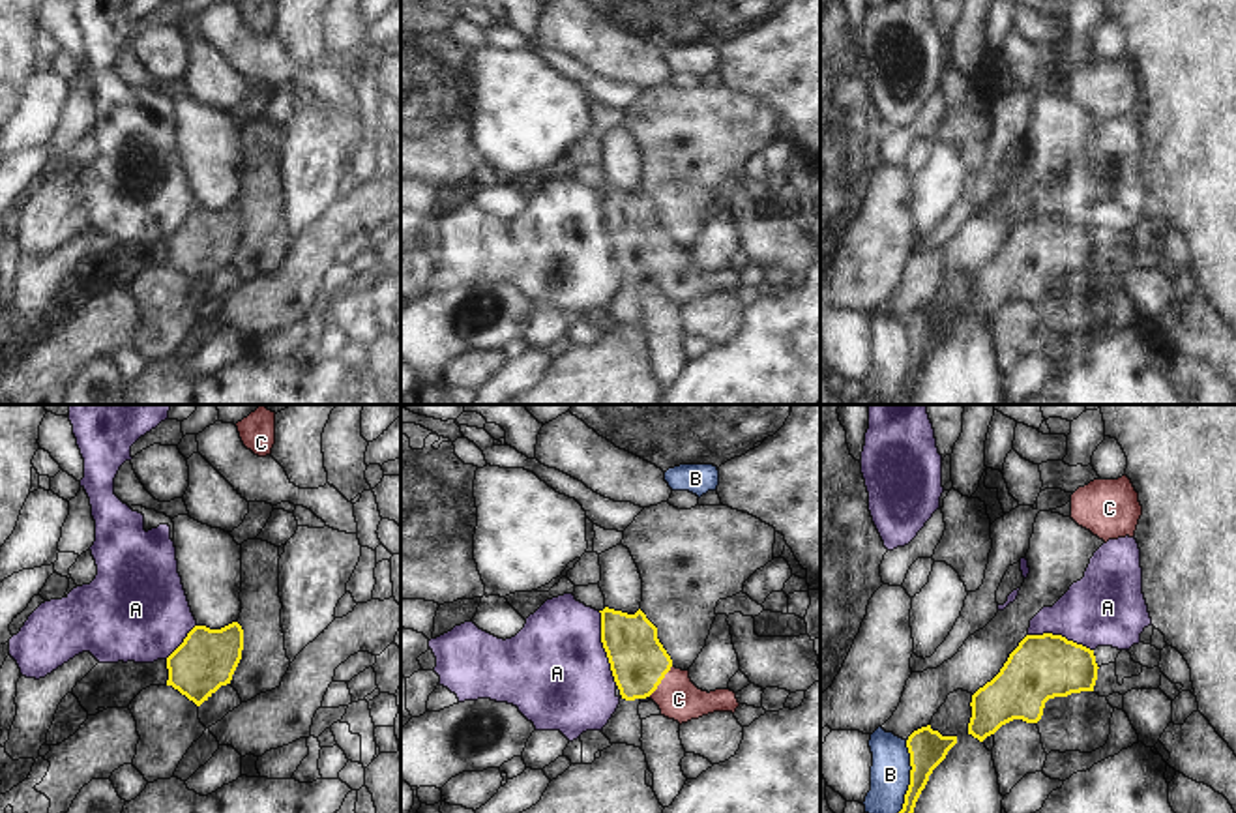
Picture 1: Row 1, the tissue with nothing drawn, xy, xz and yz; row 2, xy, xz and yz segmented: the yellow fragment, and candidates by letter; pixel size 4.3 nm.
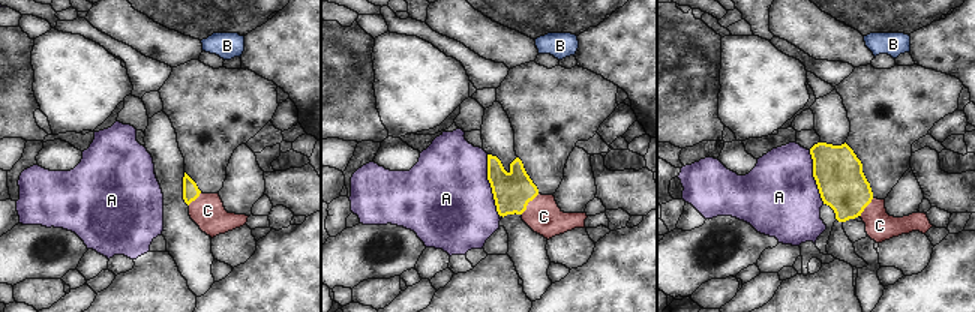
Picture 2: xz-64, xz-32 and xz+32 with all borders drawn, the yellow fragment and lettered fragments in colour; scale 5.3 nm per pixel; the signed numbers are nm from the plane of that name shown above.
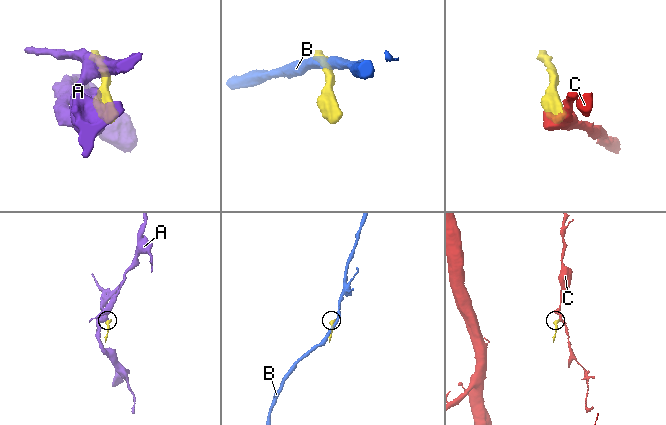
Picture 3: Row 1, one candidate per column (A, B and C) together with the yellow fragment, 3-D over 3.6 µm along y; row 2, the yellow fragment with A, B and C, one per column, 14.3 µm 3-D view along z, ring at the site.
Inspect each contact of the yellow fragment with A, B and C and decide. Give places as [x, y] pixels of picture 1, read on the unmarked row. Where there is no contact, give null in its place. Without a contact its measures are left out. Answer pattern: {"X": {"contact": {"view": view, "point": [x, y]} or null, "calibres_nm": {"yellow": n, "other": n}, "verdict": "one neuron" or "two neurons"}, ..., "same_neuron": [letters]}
{"A": {"contact": {"view": "xz", "point": [603, 227]}, "calibres_nm": {"yellow": 240, "other": 460}, "verdict": "two neurons"}, "B": {"contact": {"view": "yz", "point": [911, 362]}, "calibres_nm": {"yellow": 170, "other": 180}, "verdict": "two neurons"}, "C": {"contact": {"view": "xz", "point": [662, 259]}, "calibres_nm": {"yellow": 240, "other": 180}, "verdict": "one neuron"}, "same_neuron": ["C"]}

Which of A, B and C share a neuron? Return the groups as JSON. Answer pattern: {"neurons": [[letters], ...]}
{"neurons": [["A"], ["B"], ["C"]]}

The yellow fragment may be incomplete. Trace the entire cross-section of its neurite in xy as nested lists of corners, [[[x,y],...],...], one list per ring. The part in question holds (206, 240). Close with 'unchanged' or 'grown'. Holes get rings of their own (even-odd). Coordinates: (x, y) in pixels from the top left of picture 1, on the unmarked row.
[[[238,202],[221,210],[195,206],[167,238],[167,266],[172,266],[200,287],[221,266],[230,264],[242,240],[242,230],[243,210]]]; unchanged

